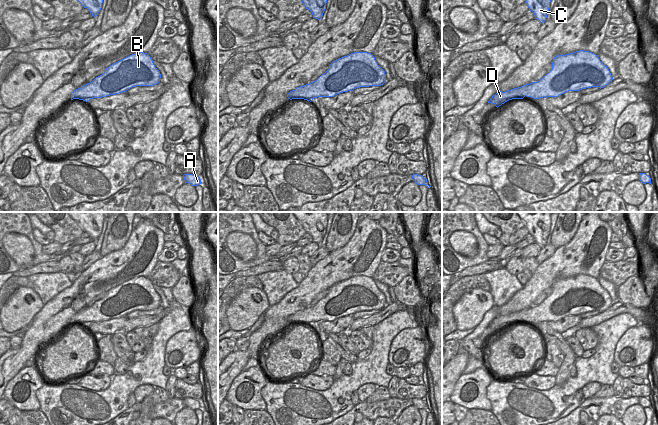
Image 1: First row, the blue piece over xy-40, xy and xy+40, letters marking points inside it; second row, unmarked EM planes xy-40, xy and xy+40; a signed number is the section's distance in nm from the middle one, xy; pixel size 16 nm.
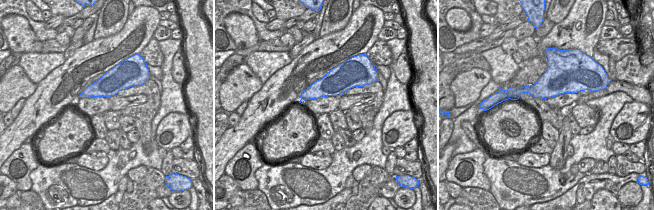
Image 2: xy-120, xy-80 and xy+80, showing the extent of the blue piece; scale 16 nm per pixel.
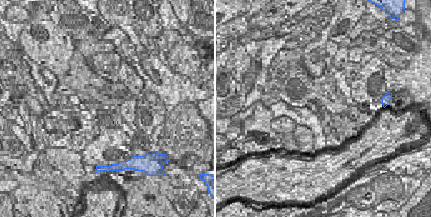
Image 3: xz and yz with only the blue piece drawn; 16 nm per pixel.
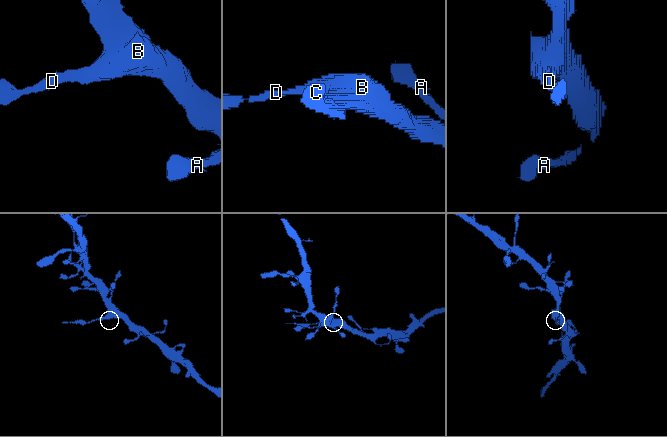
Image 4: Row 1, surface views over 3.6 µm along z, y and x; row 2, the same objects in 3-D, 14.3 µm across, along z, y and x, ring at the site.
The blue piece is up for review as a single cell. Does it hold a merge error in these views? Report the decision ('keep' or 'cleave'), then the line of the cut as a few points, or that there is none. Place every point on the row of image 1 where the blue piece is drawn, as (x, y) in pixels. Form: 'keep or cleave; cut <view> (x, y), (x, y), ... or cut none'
cleave; cut xy+40 (526, 84), (526, 93), (522, 97)

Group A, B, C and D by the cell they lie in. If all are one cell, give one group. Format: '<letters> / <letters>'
A B C / D

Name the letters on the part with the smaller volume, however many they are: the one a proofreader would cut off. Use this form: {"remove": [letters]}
{"remove": ["D"]}

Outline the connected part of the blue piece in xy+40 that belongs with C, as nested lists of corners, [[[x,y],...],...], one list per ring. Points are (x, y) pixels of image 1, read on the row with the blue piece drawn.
[[[525,0],[530,11],[535,15],[535,19],[541,23],[546,21],[551,0]]]

